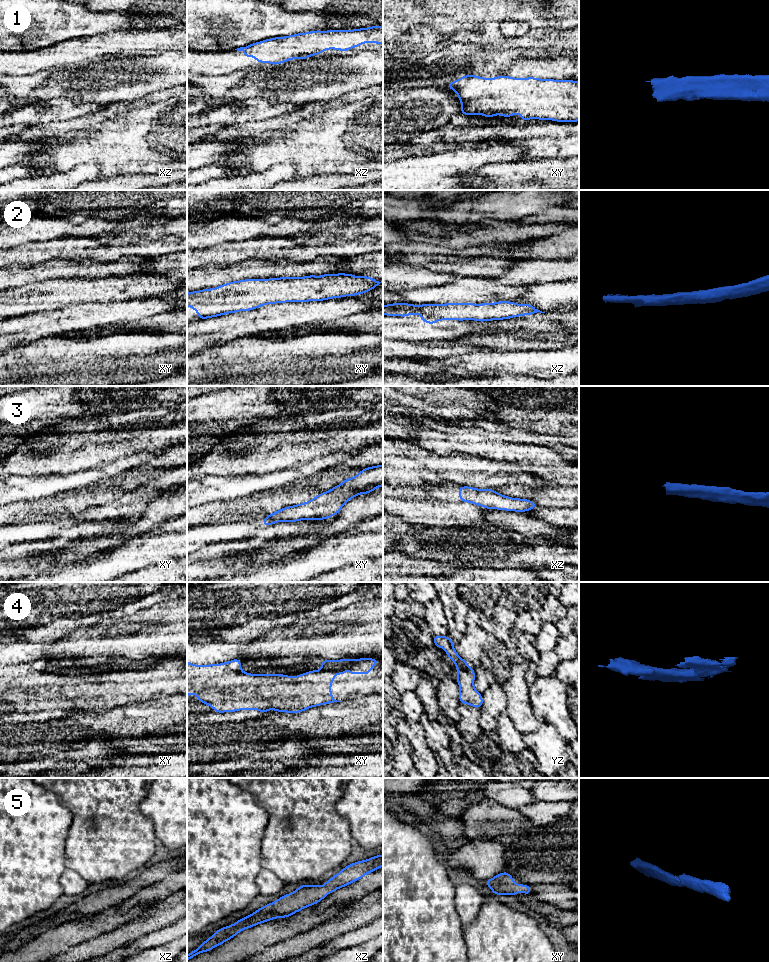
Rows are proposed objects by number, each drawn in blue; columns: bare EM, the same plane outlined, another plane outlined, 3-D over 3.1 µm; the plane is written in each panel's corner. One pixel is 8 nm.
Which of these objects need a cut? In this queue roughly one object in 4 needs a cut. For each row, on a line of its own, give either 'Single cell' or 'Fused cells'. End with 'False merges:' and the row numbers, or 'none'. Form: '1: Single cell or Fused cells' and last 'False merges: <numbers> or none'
1: Single cell
2: Single cell
3: Single cell
4: Fused cells
5: Single cell
False merges: 4

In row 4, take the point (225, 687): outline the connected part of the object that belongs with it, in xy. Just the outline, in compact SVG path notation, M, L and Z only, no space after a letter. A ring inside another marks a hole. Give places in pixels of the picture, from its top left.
M236 658L229 662L224 662L221 664L210 664L210 665L195 665L190 662L187 662L187 697L189 697L191 695L195 695L201 703L212 707L216 713L236 712L236 711L245 710L245 709L246 710L259 710L262 714L265 714L266 711L269 711L271 709L273 709L274 711L279 711L280 713L283 713L283 712L293 713L293 714L301 713L304 710L307 710L307 709L315 707L315 706L320 706L323 704L331 704L334 702L342 702L342 700L337 701L332 697L332 691L330 689L332 686L332 683L335 679L335 676L338 672L340 673L341 676L345 676L345 670L348 669L352 676L357 675L358 673L362 673L363 675L368 675L368 674L370 674L370 671L372 670L372 668L379 662L380 662L379 659L360 658L360 659L357 659L356 661L354 661L350 666L348 666L346 668L342 668L340 670L324 670L324 669L313 670L313 671L308 671L307 673L300 674L299 676L296 675L294 677L287 676L286 674L281 675L281 674L268 673L268 674L260 675L260 674L251 674L251 673L243 672L241 670L241 660L239 658Z

